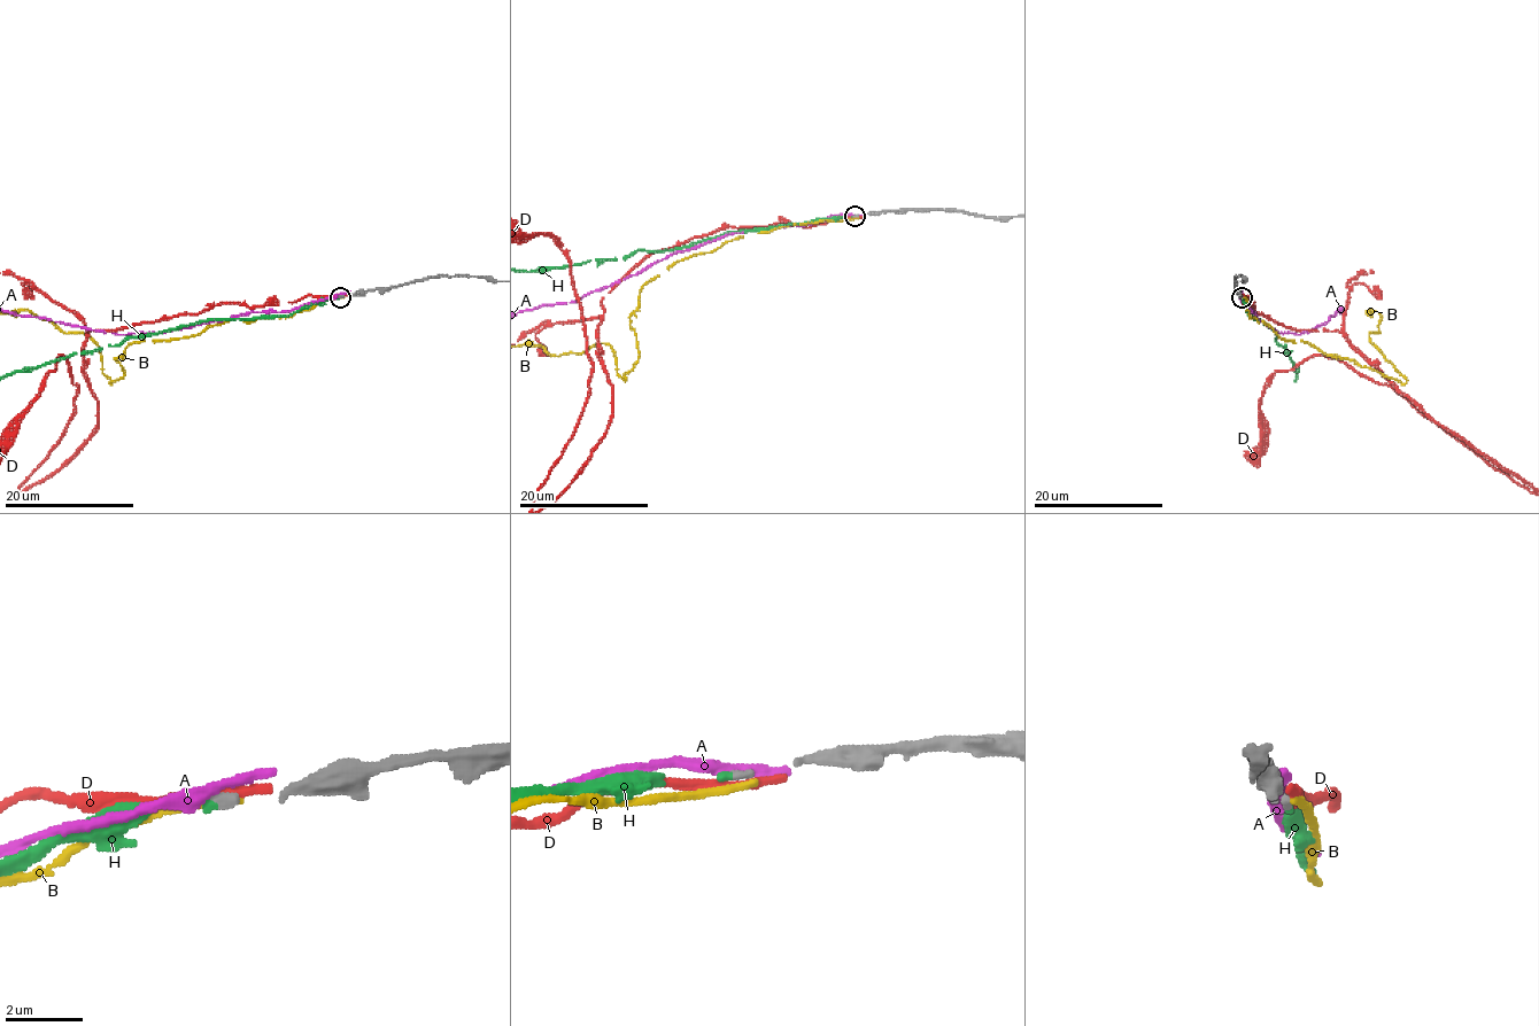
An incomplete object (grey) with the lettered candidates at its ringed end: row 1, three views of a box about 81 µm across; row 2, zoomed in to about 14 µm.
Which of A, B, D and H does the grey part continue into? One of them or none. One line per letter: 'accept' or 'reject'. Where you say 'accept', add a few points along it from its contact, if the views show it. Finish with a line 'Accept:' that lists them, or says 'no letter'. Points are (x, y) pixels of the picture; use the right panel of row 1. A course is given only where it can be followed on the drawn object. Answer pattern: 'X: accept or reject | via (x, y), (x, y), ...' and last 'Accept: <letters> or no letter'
A: reject
B: reject
D: reject
H: accept
Accept: H

